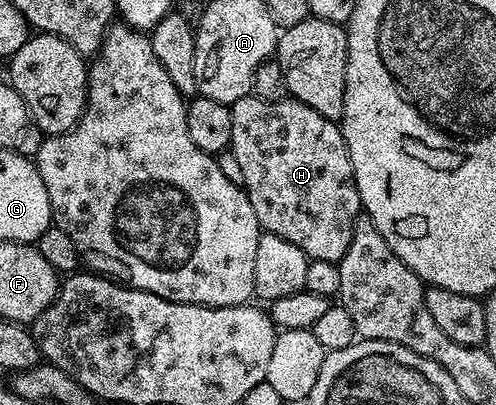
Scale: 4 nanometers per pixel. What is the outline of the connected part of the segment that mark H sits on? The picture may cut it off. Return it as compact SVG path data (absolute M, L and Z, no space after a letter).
M251 93L229 104L229 109L232 113L232 141L228 149L240 165L241 186L248 201L252 201L252 213L256 213L259 228L267 235L292 241L296 249L304 249L309 260L338 264L344 253L348 253L348 245L352 245L354 223L363 214L341 126L333 119L320 117L316 109L308 109L308 105L299 99L289 97L280 101L264 101Z

